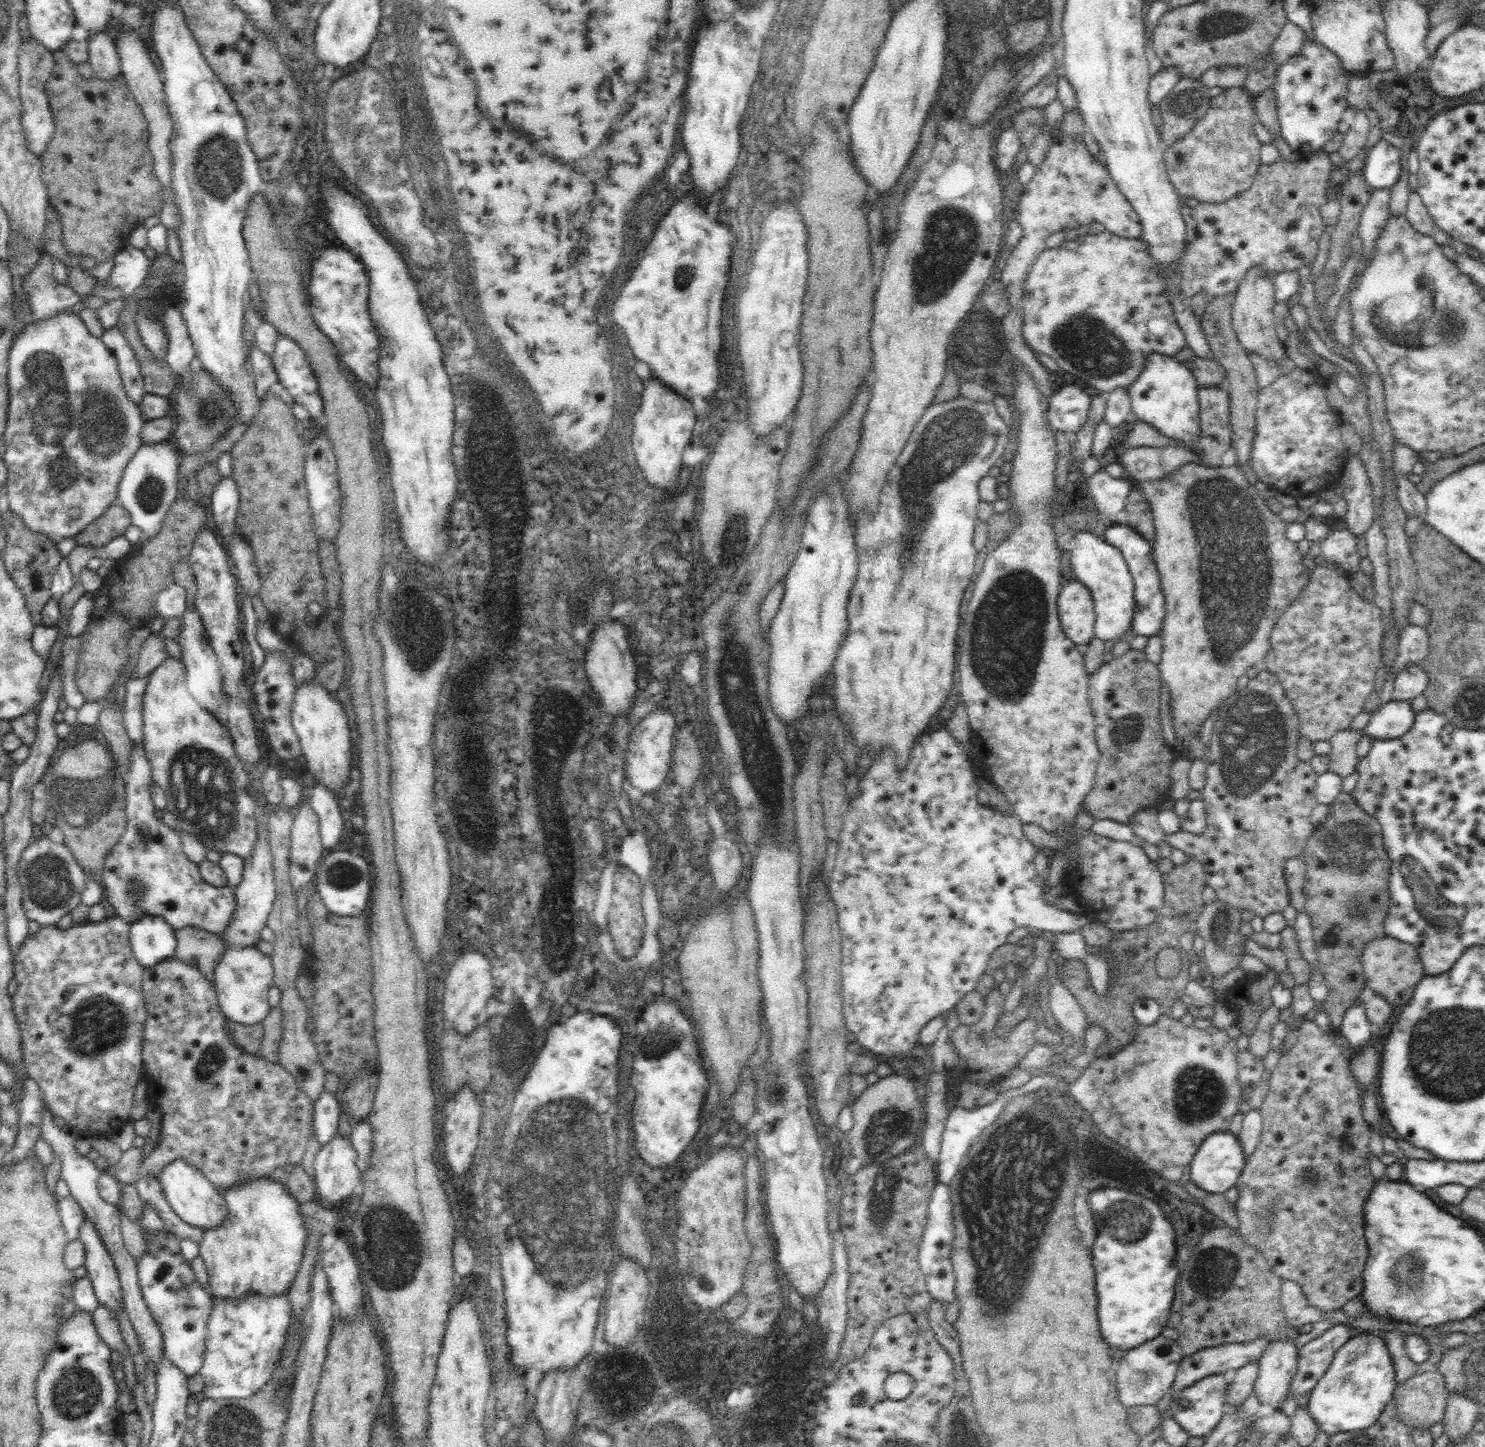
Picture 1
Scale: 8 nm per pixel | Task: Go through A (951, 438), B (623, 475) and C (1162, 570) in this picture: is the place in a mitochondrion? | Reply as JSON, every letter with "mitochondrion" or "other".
{"A":"mitochondrion","B":"mitochondrion","C":"other"}

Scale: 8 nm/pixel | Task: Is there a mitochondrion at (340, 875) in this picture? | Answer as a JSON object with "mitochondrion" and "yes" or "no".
{"mitochondrion":"yes"}

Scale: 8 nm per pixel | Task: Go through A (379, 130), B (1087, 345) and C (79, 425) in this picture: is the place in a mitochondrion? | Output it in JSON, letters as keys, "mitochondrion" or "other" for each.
{"A":"mitochondrion","B":"mitochondrion","C":"mitochondrion"}

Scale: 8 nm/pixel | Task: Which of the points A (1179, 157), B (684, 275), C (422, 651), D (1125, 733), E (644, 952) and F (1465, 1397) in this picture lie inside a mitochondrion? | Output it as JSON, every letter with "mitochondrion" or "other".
{"A":"other","B":"mitochondrion","C":"mitochondrion","D":"mitochondrion","E":"other","F":"mitochondrion"}

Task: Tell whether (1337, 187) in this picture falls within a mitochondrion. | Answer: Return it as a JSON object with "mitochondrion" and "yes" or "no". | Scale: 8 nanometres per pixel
{"mitochondrion":"no"}

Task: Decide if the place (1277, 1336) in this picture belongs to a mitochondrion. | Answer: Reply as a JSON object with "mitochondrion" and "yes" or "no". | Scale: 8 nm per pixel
{"mitochondrion":"no"}

